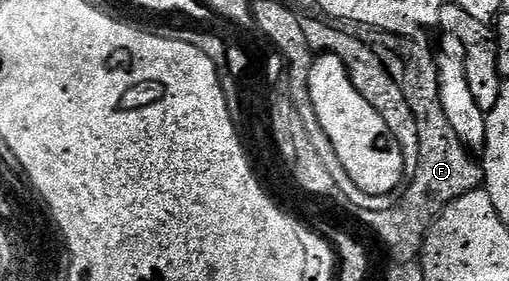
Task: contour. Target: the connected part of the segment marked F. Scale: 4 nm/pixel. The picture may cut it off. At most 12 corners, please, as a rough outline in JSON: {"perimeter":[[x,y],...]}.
{"perimeter":[[366,25],[369,45],[407,95],[419,163],[400,201],[482,188],[483,165],[441,102],[437,57],[413,37]]}

